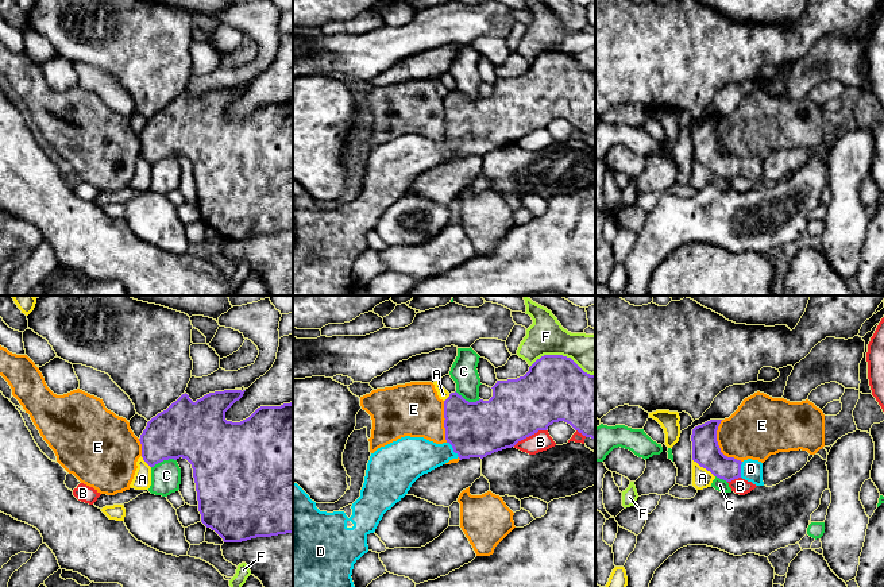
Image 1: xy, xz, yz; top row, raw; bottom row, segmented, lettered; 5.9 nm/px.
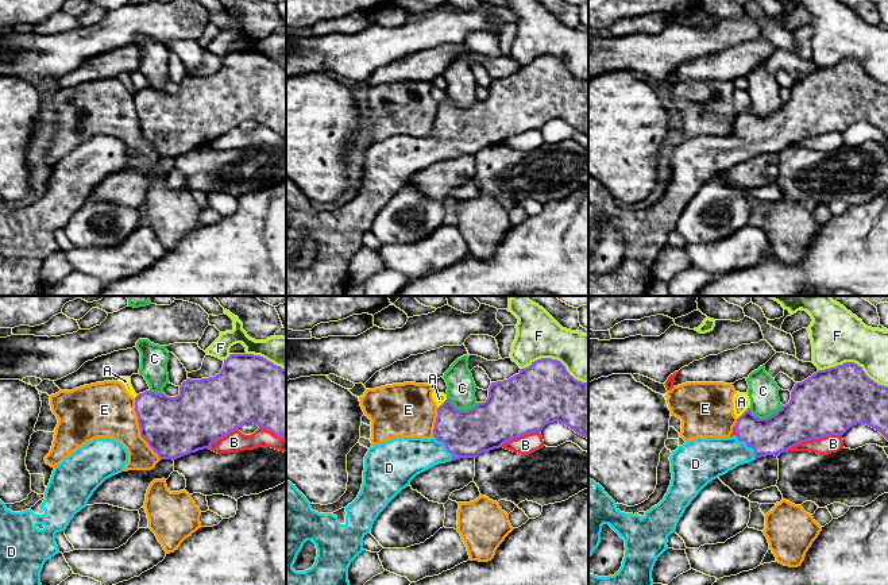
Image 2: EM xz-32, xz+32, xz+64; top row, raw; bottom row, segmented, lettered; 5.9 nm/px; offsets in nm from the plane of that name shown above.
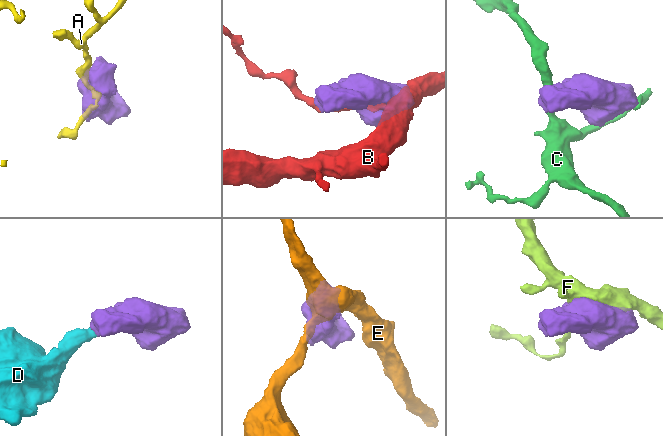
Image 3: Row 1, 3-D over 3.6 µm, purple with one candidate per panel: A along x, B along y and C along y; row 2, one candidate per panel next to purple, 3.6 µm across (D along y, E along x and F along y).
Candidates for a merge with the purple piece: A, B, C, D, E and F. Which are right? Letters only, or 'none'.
D

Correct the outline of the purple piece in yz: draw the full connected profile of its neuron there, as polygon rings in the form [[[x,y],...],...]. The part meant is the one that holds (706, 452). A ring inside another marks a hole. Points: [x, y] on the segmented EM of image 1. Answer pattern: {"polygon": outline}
{"polygon": [[[710,420],[692,429],[692,460],[726,482],[742,478],[756,486],[764,486],[761,462],[752,459],[741,462],[721,452],[717,441],[721,421]]]}

